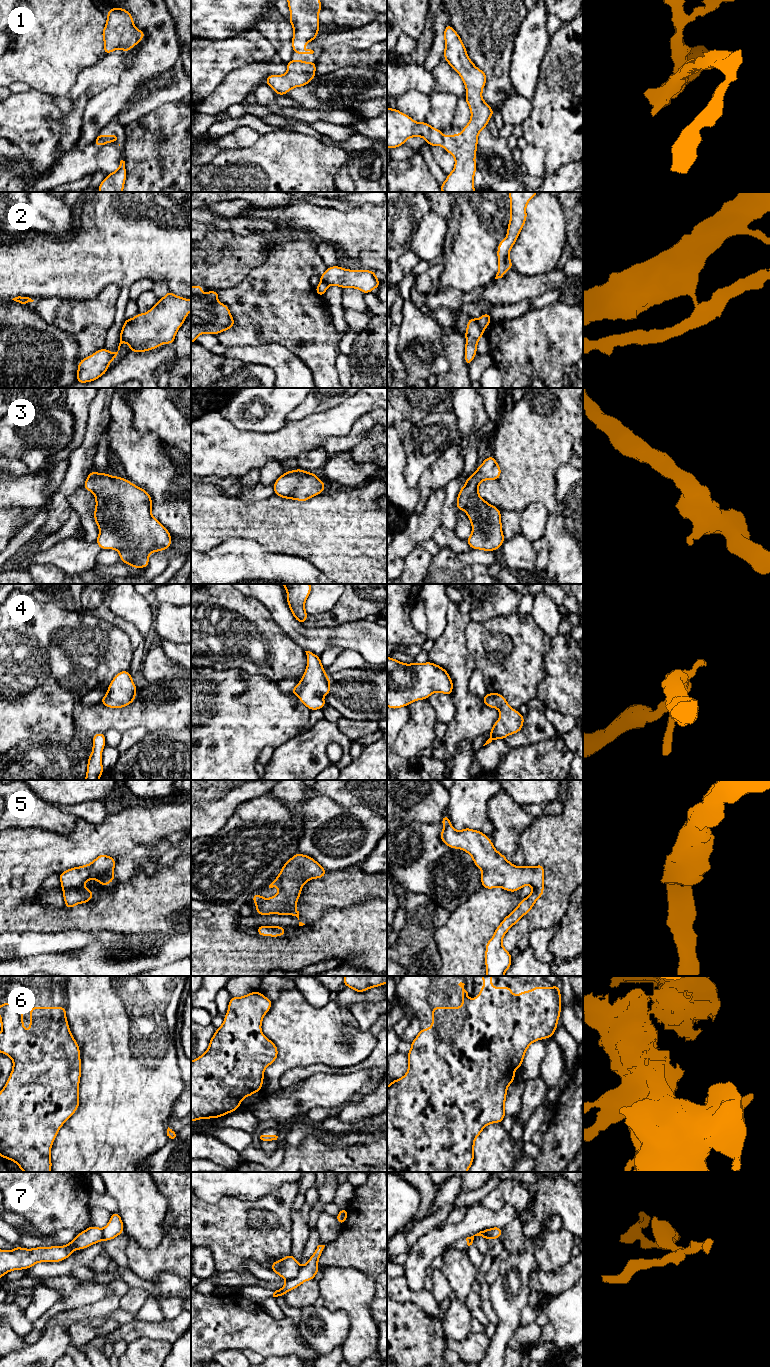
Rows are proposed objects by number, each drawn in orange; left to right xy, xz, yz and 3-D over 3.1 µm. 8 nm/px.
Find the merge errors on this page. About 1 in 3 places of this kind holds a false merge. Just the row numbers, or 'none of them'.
2, 7

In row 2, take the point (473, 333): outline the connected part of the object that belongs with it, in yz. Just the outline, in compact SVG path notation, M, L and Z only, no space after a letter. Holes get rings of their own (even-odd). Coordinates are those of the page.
M469 318L466 327L465 338L465 363L469 366L473 361L477 353L477 343L479 339L484 335L484 331L481 329L480 325L475 318Z

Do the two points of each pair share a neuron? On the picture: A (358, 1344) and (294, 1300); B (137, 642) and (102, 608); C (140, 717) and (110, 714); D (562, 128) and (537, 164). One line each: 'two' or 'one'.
A: two
B: one
C: one
D: two

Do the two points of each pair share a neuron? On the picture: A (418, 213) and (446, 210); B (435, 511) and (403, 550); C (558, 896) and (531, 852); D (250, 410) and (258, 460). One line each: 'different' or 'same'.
A: different
B: same
C: same
D: different

